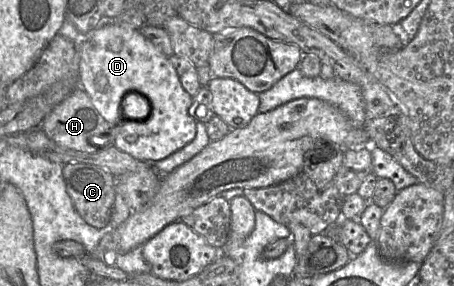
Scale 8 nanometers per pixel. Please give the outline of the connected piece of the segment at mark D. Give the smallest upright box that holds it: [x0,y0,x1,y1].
[76,21,197,163]

